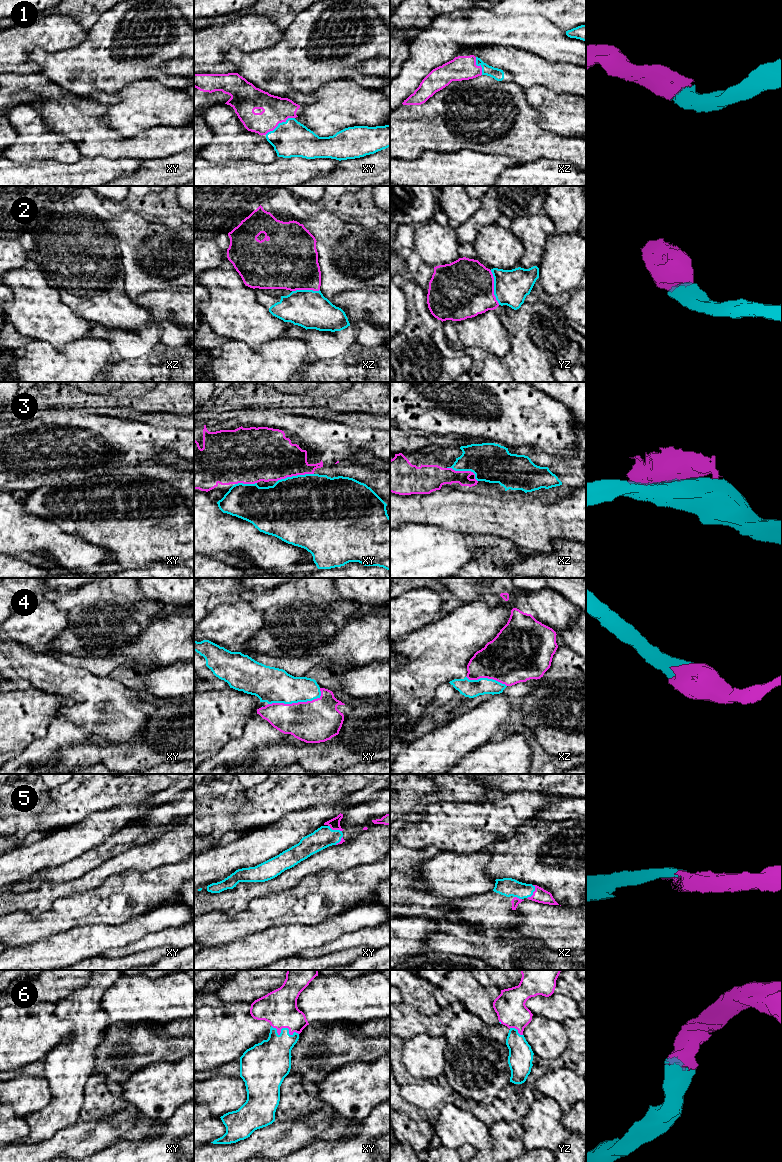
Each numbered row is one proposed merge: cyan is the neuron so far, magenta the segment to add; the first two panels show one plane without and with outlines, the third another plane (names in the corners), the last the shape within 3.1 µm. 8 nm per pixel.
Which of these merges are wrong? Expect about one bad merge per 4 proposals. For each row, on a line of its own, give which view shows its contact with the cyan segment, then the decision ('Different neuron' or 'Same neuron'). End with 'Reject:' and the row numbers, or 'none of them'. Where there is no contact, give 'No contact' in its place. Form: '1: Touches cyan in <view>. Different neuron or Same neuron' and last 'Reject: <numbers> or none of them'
1: Touches cyan in xy. Same neuron
2: Touches cyan in yz. Same neuron
3: Touches cyan in xy. Different neuron
4: Touches cyan in xy. Same neuron
5: Touches cyan in xz. Same neuron
6: Touches cyan in xy. Same neuron
Reject: 3

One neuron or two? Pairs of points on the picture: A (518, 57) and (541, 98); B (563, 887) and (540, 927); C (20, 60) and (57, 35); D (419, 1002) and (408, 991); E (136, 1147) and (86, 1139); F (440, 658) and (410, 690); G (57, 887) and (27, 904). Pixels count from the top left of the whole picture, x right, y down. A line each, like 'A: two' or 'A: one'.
A: two
B: two
C: one
D: one
E: two
F: one
G: one

